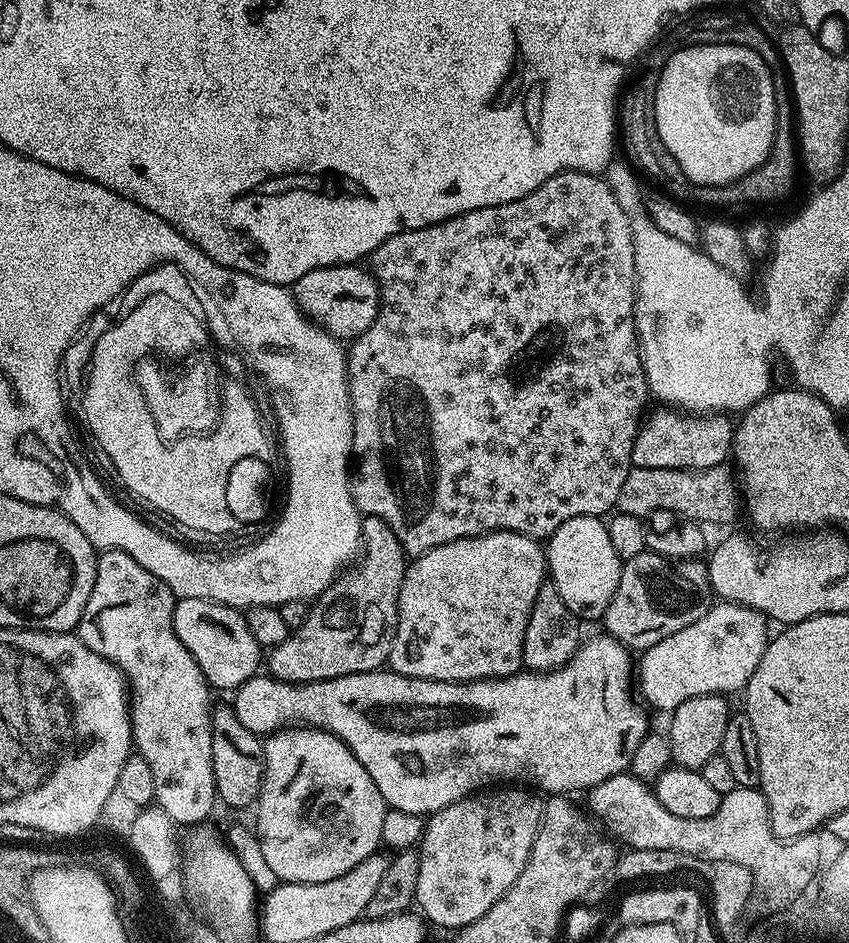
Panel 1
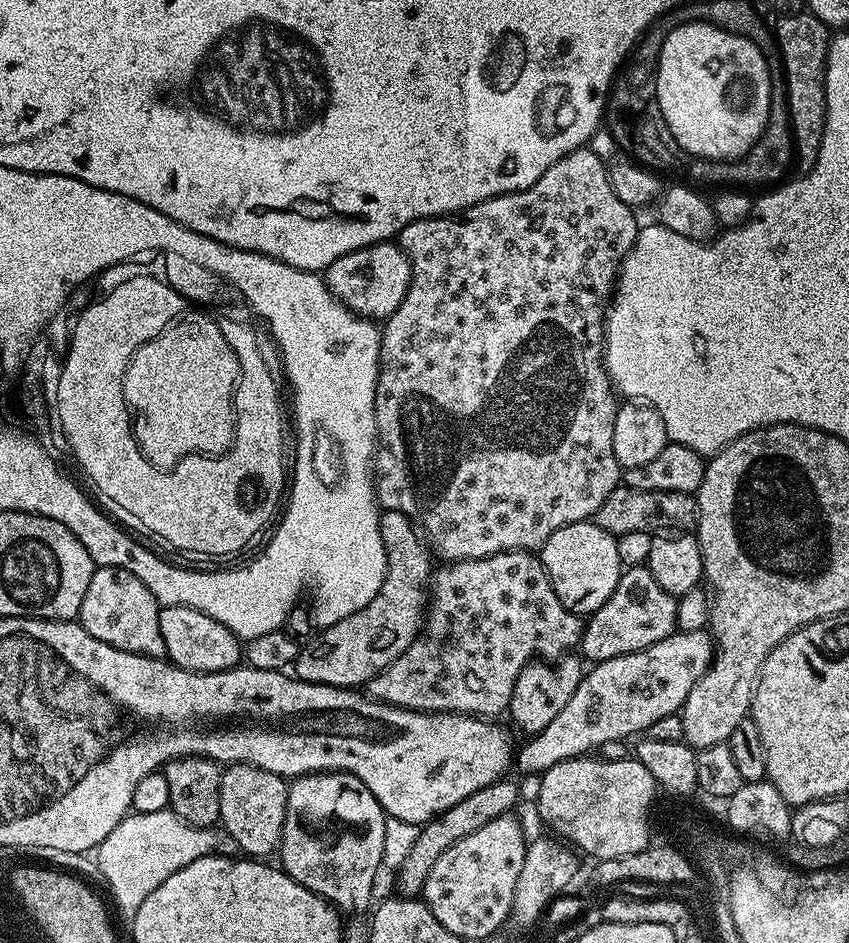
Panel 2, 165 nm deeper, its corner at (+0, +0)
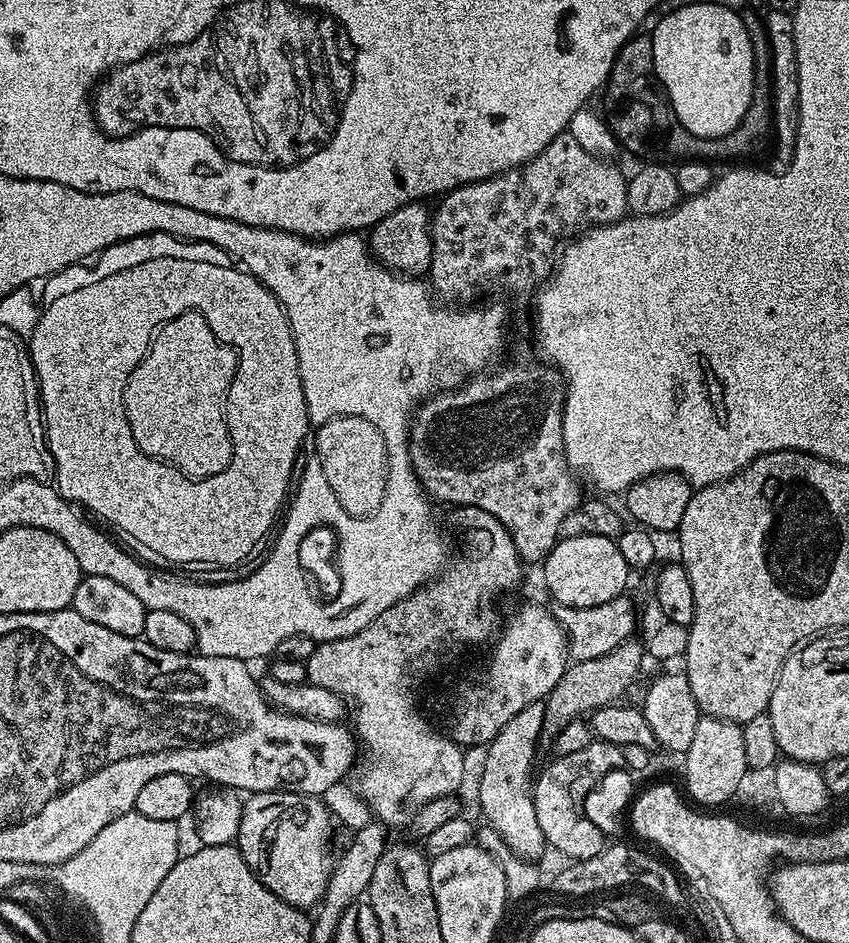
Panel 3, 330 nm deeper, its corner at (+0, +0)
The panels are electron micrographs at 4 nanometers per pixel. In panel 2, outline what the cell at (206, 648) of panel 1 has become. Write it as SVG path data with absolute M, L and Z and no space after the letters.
M186 606L161 607L158 630L162 630L164 656L187 672L221 672L227 668L235 668L241 663L242 641L226 626L222 626L222 622L214 622L214 618L210 618L210 614L202 614L202 610L194 610Z

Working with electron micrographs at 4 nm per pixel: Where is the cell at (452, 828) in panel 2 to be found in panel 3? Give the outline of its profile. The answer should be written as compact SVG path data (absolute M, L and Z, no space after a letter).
M633 638L614 646L610 654L602 654L602 658L590 658L569 663L562 678L558 678L558 686L548 695L544 705L544 729L540 735L540 744L552 744L560 736L560 731L567 724L575 722L579 716L587 717L599 708L625 699L624 695L632 688L632 683L640 676L640 667L646 661L646 648L639 639Z

